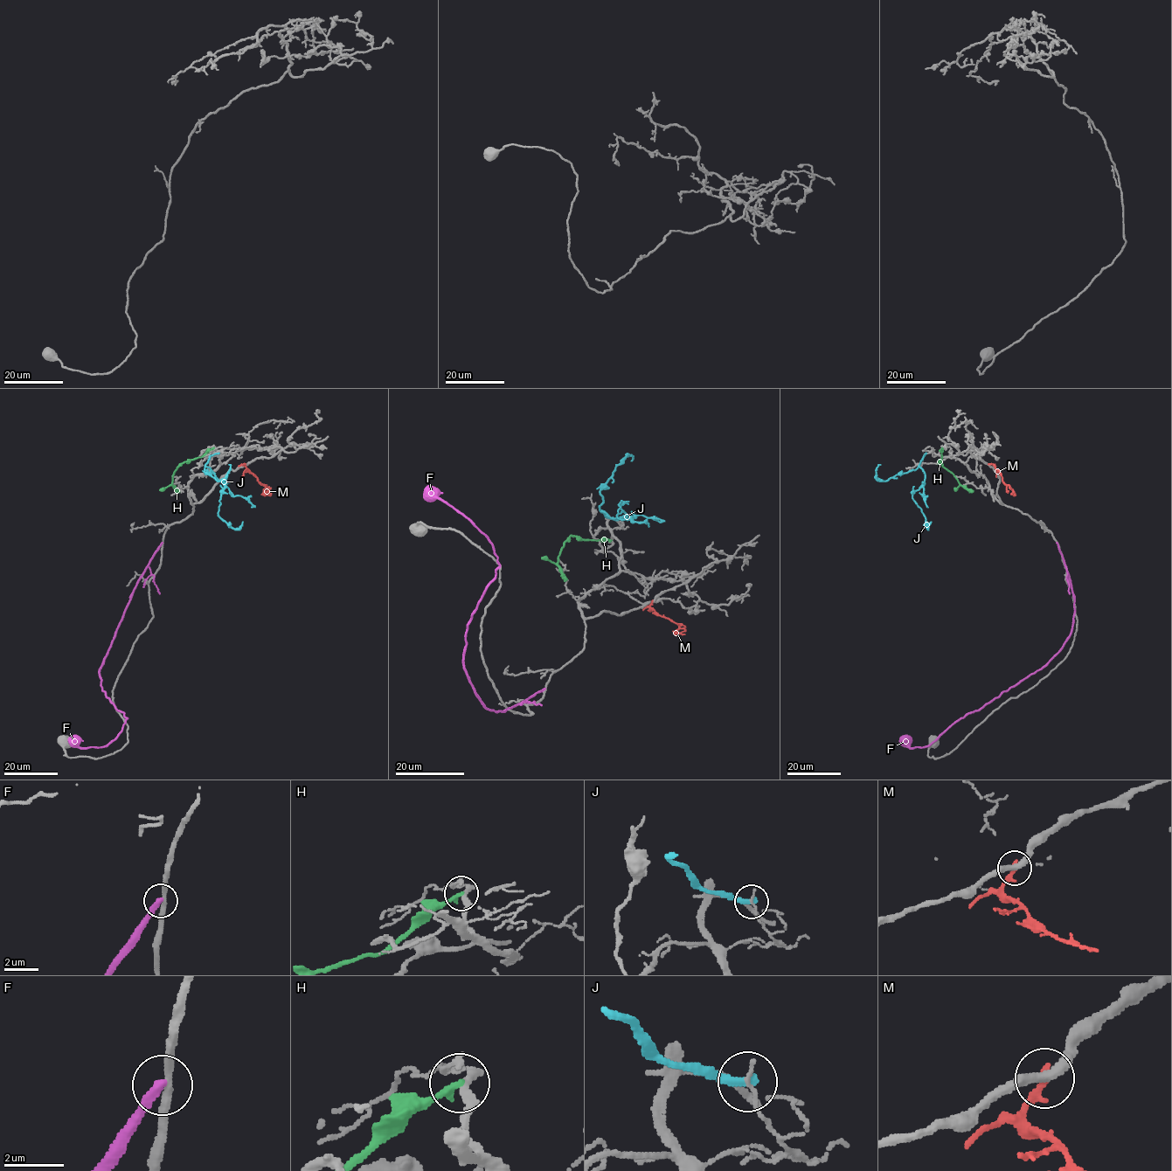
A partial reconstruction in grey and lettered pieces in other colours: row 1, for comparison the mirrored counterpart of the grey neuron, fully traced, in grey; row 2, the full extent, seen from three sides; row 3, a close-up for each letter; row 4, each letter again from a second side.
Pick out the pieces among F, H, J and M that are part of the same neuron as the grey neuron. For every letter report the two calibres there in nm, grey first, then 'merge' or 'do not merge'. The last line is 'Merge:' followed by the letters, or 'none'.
F: calibres 240 and 320 nm; do not merge
H: calibres 180 and 280 nm; do not merge
J: calibres 140 and 300 nm; do not merge
M: calibres 320 and 260 nm; do not merge
Merge: none

